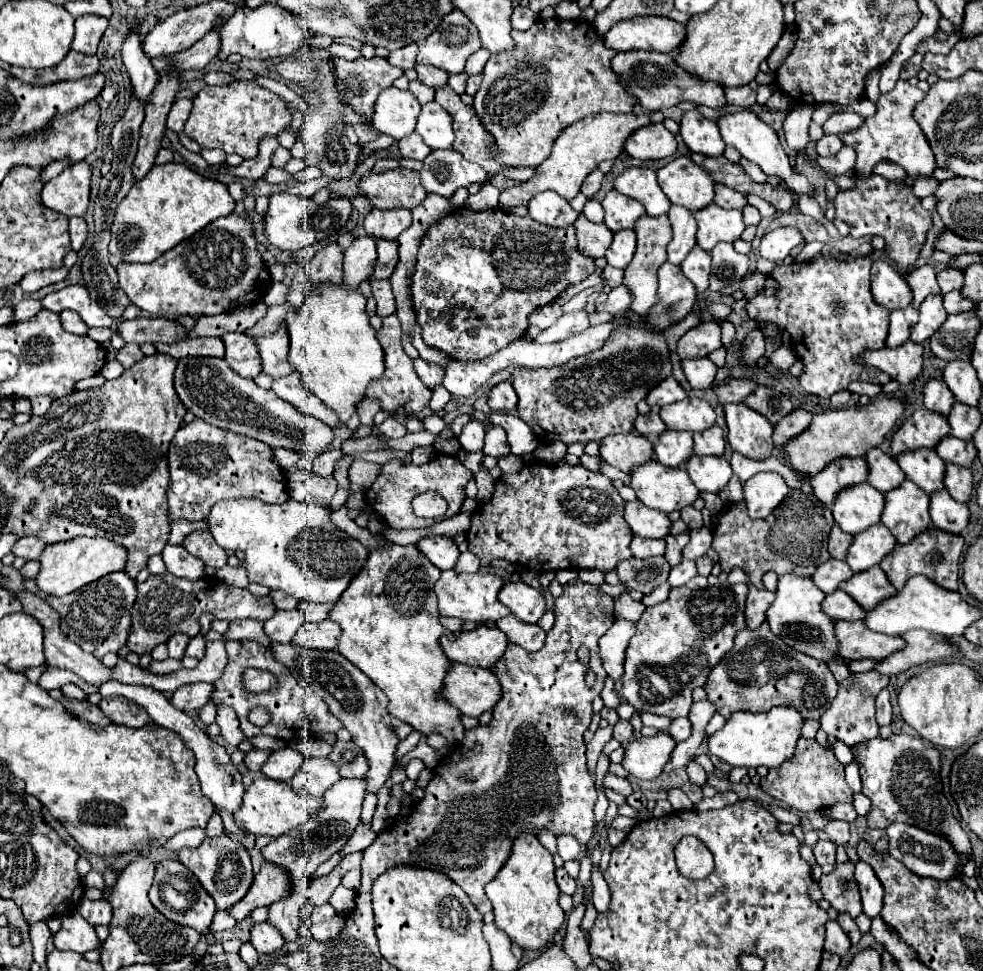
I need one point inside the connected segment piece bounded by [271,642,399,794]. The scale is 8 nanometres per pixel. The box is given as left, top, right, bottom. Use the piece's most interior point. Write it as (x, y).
(351, 696)

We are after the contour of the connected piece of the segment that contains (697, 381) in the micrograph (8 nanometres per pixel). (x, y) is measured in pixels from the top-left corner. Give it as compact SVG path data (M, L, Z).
M695 358L695 360L683 360L683 372L691 384L691 388L709 388L717 366L709 358Z

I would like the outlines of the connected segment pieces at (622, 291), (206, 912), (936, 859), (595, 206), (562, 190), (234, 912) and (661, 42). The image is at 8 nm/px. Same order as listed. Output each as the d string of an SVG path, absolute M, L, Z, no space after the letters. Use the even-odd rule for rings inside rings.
M621 284L621 286L613 288L613 290L607 294L607 300L605 300L601 306L597 306L597 310L607 310L607 312L611 312L611 314L621 314L621 312L625 312L625 310L629 308L629 304L631 304L629 290Z
M165 860L163 864L157 866L157 874L155 874L153 888L149 890L149 898L151 904L169 920L183 926L191 926L199 934L209 932L209 924L213 922L213 914L215 914L215 902L199 884L199 880L193 876L193 872L187 870L181 862Z
M903 822L889 824L885 834L889 838L889 854L893 858L901 860L917 876L949 880L949 878L955 878L961 874L961 872L957 872L957 860L961 860L961 856L957 856L957 852L953 852L953 848L949 846L949 840L945 840L943 836L937 836L933 832L925 832L917 826L909 826Z
M587 200L587 204L585 204L585 208L583 208L583 214L591 220L591 222L603 222L603 206L601 206L601 202L597 202L597 200Z
M601 112L597 116L587 116L585 120L571 124L555 140L551 156L537 168L537 174L531 180L517 184L517 188L507 188L505 192L501 192L499 206L509 206L509 208L527 206L529 200L543 190L555 190L565 200L573 200L579 194L583 180L599 166L601 160L615 160L621 154L623 144L629 138L629 134L633 130L647 126L647 124L653 124L653 122L663 122L663 114L661 112L651 112L651 114L647 114L647 112L643 112L643 114Z
M263 862L261 870L255 874L255 880L253 880L249 892L237 904L233 904L233 908L229 908L227 912L237 922L241 922L257 906L269 906L269 904L285 898L287 894L289 894L289 876L279 866Z
M639 16L615 24L605 34L605 46L625 50L673 52L685 40L685 26L661 16Z

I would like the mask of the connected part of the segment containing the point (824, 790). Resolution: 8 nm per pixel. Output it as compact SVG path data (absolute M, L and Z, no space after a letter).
M799 738L795 756L781 764L779 770L771 770L765 778L761 778L761 788L771 798L797 808L803 814L829 808L837 802L853 802L853 792L845 782L845 766L835 758L831 750L823 750L817 740L809 738Z

